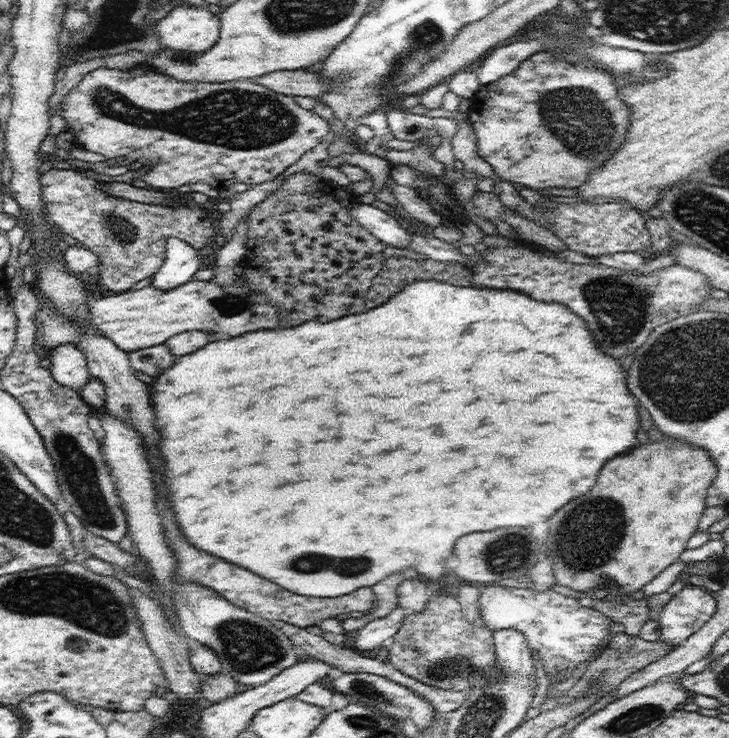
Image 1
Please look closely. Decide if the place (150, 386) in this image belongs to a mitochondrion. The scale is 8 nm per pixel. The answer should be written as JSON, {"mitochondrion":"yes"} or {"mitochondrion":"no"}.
{"mitochondrion":"no"}

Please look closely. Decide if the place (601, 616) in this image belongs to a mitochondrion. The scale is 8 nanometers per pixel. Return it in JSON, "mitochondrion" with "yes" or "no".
{"mitochondrion":"no"}

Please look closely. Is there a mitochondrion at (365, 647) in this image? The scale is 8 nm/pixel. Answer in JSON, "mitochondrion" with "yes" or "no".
{"mitochondrion":"no"}

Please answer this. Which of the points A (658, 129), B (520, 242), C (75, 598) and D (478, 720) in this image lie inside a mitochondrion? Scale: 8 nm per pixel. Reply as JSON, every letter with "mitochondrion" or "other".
{"A":"other","B":"other","C":"mitochondrion","D":"mitochondrion"}

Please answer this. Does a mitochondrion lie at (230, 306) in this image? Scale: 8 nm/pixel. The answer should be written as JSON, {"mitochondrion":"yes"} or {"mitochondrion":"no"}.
{"mitochondrion":"yes"}

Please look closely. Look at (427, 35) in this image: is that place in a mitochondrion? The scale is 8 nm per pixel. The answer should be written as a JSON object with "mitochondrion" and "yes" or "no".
{"mitochondrion":"yes"}

